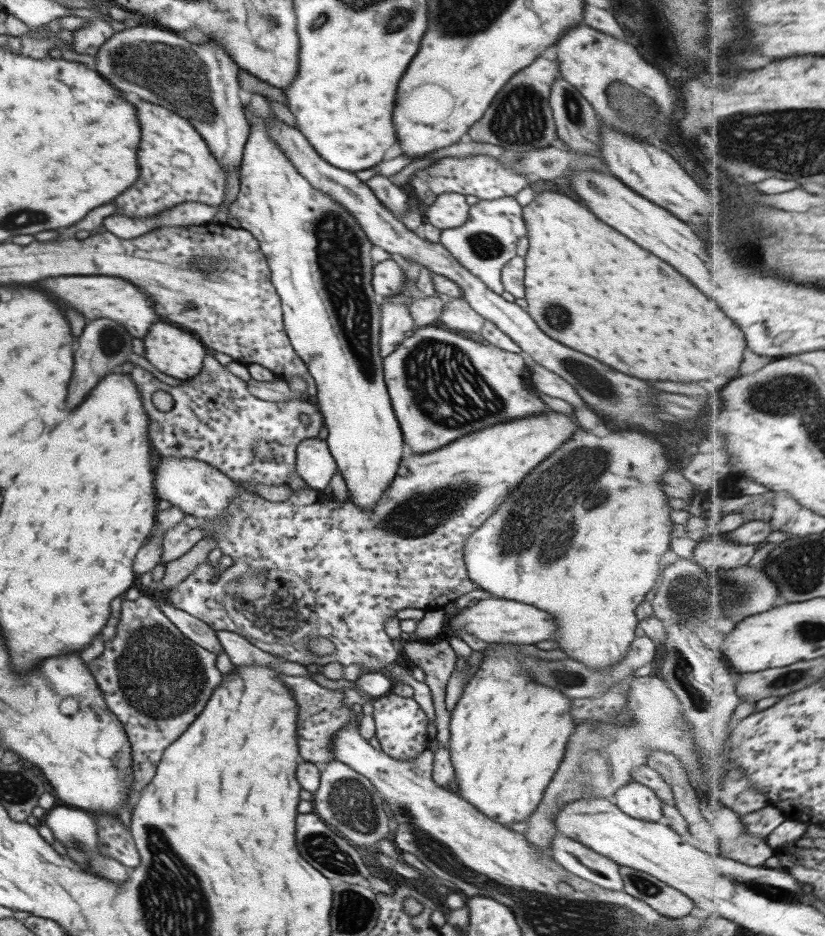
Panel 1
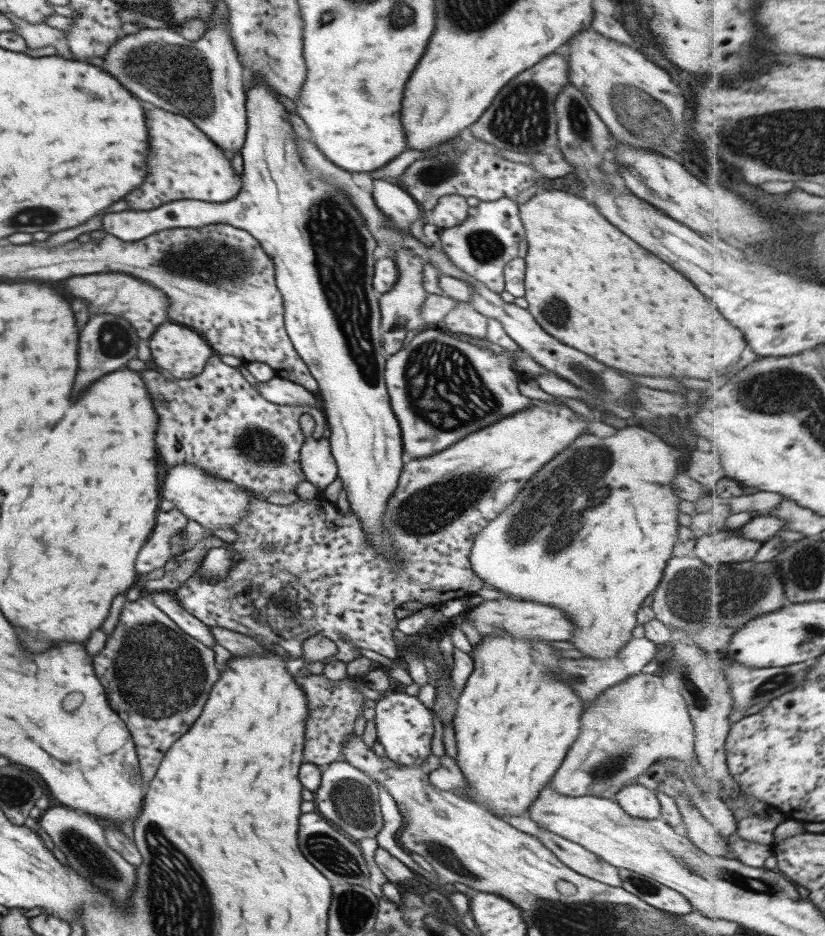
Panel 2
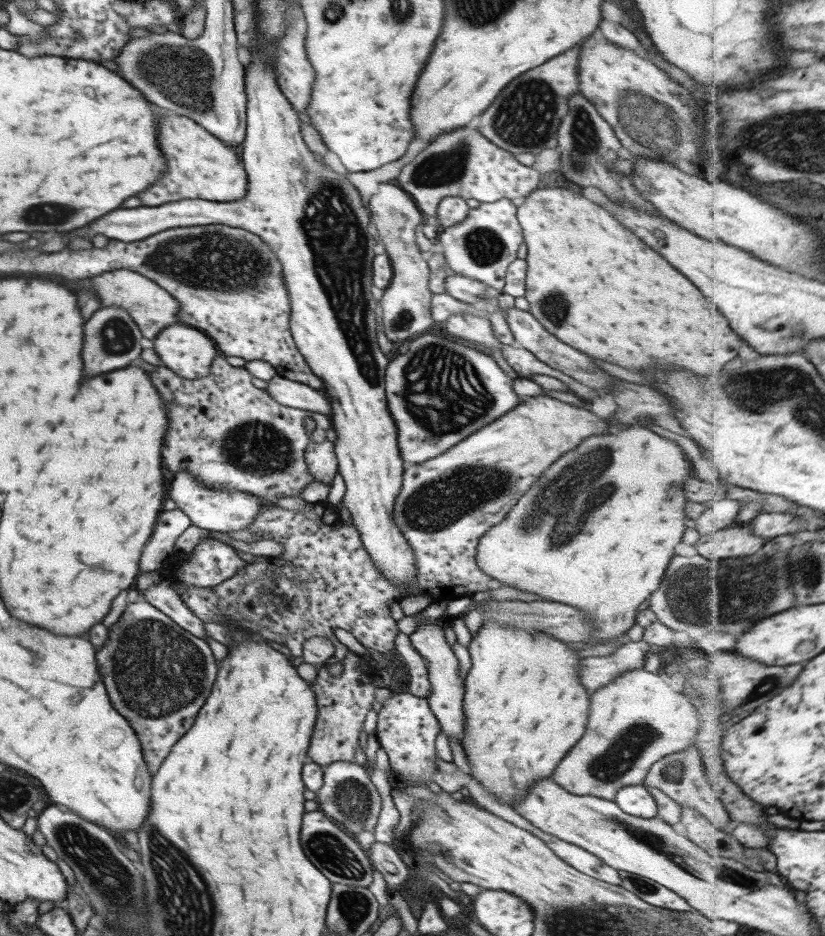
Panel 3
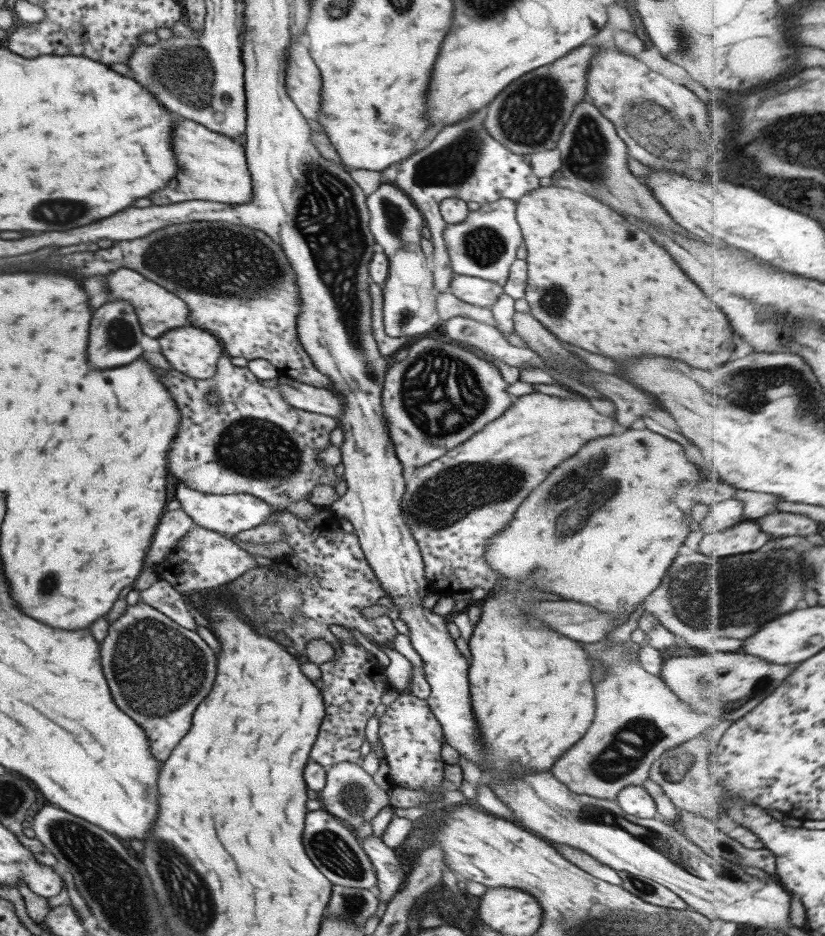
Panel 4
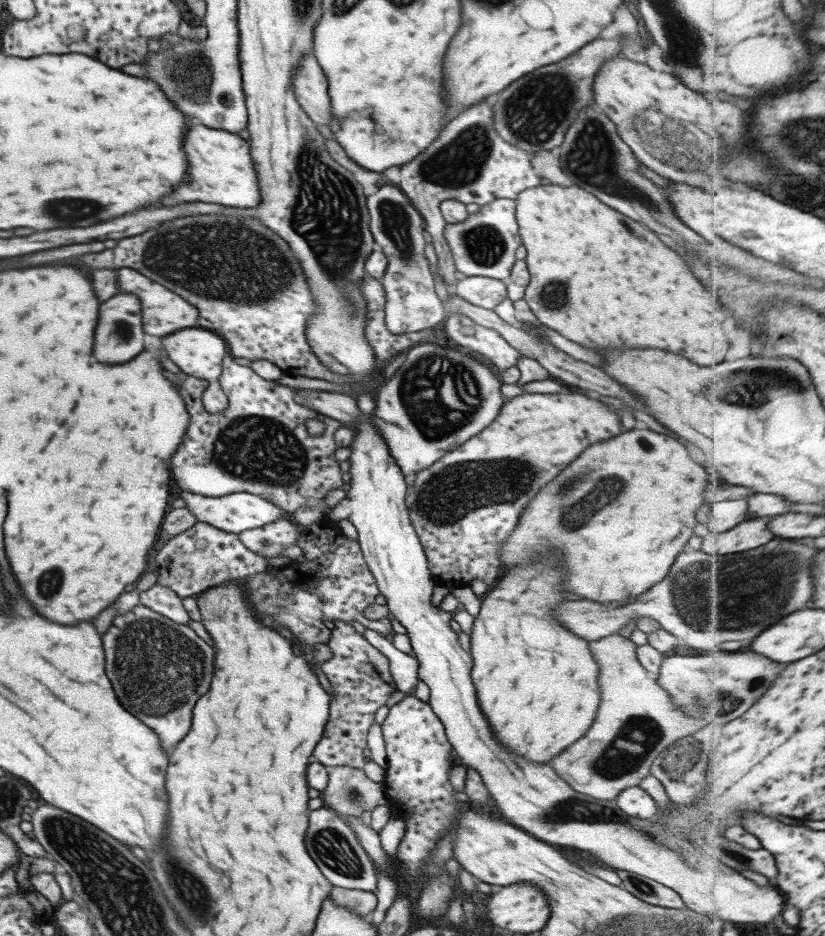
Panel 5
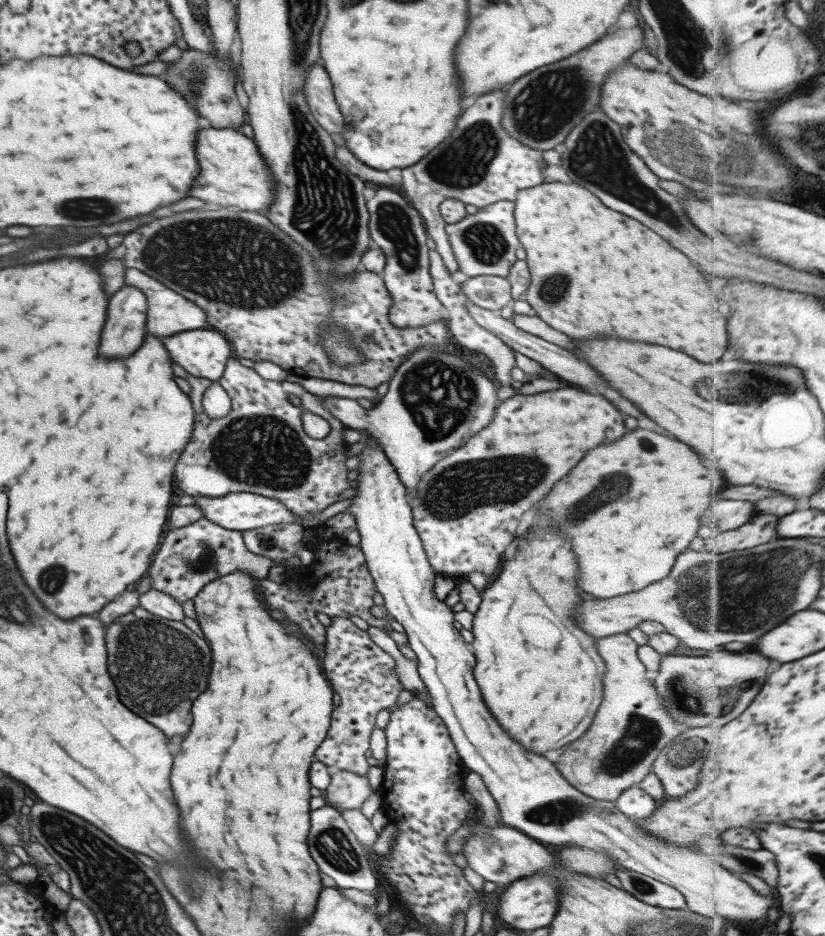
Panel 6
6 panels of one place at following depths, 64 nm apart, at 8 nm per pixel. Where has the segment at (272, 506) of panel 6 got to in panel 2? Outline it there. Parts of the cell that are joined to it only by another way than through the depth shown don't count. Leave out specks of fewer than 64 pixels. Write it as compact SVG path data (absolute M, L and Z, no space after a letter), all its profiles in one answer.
M191 464L168 466L161 478L161 500L173 503L173 506L187 519L195 521L204 529L229 529L247 513L250 494L239 489L233 482L212 478L201 468Z

